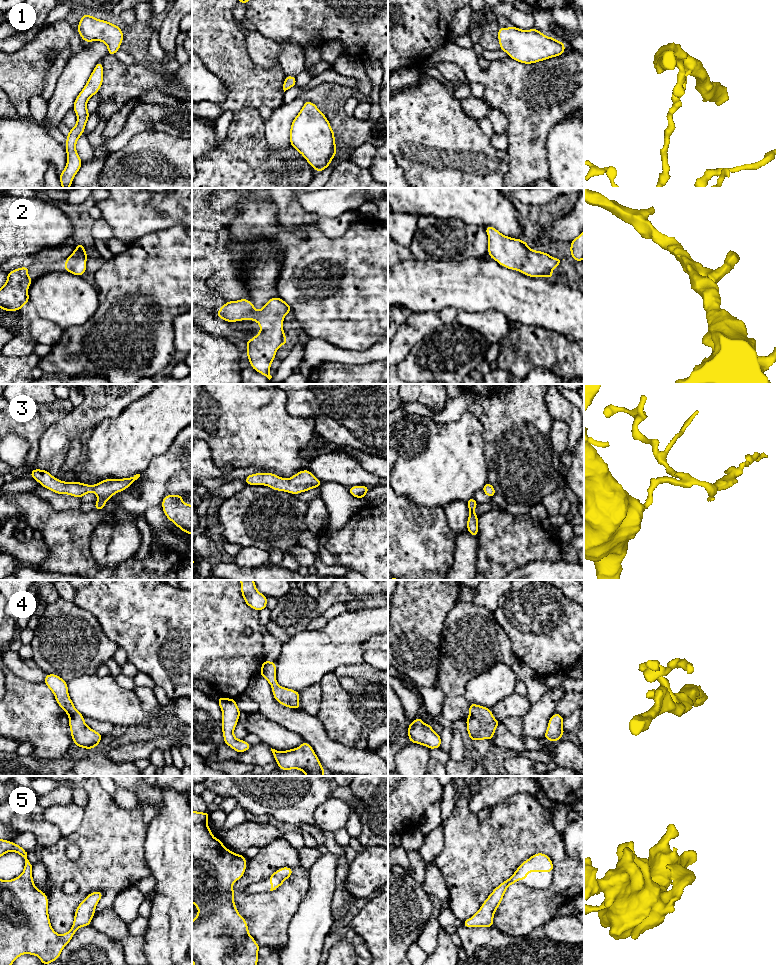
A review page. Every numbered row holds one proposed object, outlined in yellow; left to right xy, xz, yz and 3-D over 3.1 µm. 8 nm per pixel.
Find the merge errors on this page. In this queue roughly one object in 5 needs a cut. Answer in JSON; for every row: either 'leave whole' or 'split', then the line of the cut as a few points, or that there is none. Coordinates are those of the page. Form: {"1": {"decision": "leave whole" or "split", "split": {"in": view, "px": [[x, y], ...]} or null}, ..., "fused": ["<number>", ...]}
{"1": {"decision": "leave whole", "split": null}, "2": {"decision": "leave whole", "split": null}, "3": {"decision": "leave whole", "split": null}, "4": {"decision": "leave whole", "split": null}, "5": {"decision": "leave whole", "split": null}, "fused": []}

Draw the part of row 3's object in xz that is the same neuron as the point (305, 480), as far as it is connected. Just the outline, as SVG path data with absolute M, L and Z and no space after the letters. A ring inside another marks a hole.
M302 470L290 479L281 478L269 472L256 473L246 476L245 482L247 485L265 485L291 494L299 494L322 485L322 482L309 470Z

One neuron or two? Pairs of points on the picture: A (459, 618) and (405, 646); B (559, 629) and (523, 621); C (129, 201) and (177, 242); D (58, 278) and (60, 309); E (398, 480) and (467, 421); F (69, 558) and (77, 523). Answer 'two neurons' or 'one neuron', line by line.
A: two neurons
B: one neuron
C: two neurons
D: one neuron
E: one neuron
F: one neuron

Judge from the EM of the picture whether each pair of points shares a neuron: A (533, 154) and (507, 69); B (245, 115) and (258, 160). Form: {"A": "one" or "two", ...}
{"A": "one", "B": "one"}

